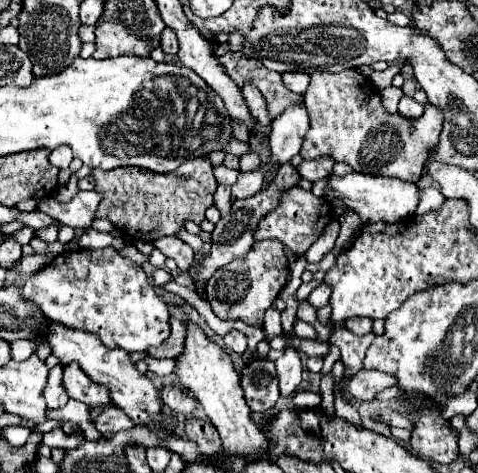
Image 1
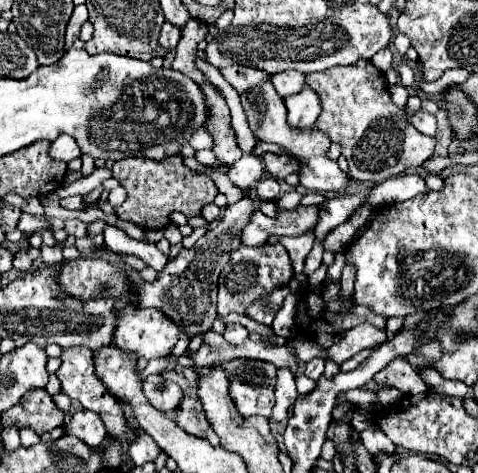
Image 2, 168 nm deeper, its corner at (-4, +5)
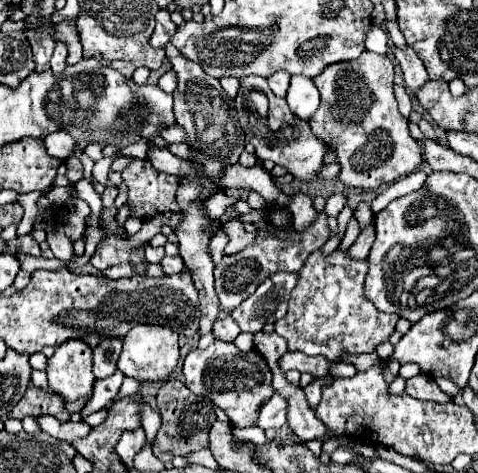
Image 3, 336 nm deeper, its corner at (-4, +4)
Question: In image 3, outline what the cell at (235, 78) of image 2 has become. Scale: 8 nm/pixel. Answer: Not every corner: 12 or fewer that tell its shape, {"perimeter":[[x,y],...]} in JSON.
{"perimeter":[[221,77],[221,87],[229,97],[237,95],[237,77]]}

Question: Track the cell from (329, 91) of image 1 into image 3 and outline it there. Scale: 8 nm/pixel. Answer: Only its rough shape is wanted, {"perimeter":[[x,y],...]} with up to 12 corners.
{"perimeter":[[365,51],[313,81],[309,123],[337,181],[377,189],[419,169],[393,63]]}

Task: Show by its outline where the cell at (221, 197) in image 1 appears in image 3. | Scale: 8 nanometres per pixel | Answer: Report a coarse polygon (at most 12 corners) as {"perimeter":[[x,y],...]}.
{"perimeter":[[219,191],[206,200],[209,219],[220,226],[220,217],[237,198]]}

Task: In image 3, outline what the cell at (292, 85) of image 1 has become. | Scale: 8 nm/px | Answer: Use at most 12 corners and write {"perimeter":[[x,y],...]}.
{"perimeter":[[283,71],[269,77],[269,87],[277,97],[285,97],[291,75]]}

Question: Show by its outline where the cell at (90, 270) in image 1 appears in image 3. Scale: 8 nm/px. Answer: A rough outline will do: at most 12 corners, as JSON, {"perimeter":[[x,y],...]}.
{"perimeter":[[137,325],[117,367],[139,381],[167,379],[179,361],[177,333]]}

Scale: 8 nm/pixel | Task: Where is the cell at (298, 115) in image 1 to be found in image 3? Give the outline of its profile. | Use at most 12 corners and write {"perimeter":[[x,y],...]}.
{"perimeter":[[291,77],[285,99],[299,119],[319,107],[313,79]]}

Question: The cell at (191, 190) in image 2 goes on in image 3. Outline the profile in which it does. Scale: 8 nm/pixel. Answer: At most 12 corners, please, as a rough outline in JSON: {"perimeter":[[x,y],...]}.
{"perimeter":[[147,159],[121,171],[125,205],[145,221],[179,211],[179,179]]}

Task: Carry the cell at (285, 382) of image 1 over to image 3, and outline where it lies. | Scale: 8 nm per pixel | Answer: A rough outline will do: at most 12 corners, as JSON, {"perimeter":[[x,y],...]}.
{"perimeter":[[275,393],[259,413],[261,429],[287,423],[289,401]]}

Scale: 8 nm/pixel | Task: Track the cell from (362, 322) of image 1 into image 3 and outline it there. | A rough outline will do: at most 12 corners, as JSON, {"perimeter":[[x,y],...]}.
{"perimeter":[[309,255],[275,331],[289,351],[371,353],[399,317],[365,299],[367,261]]}

